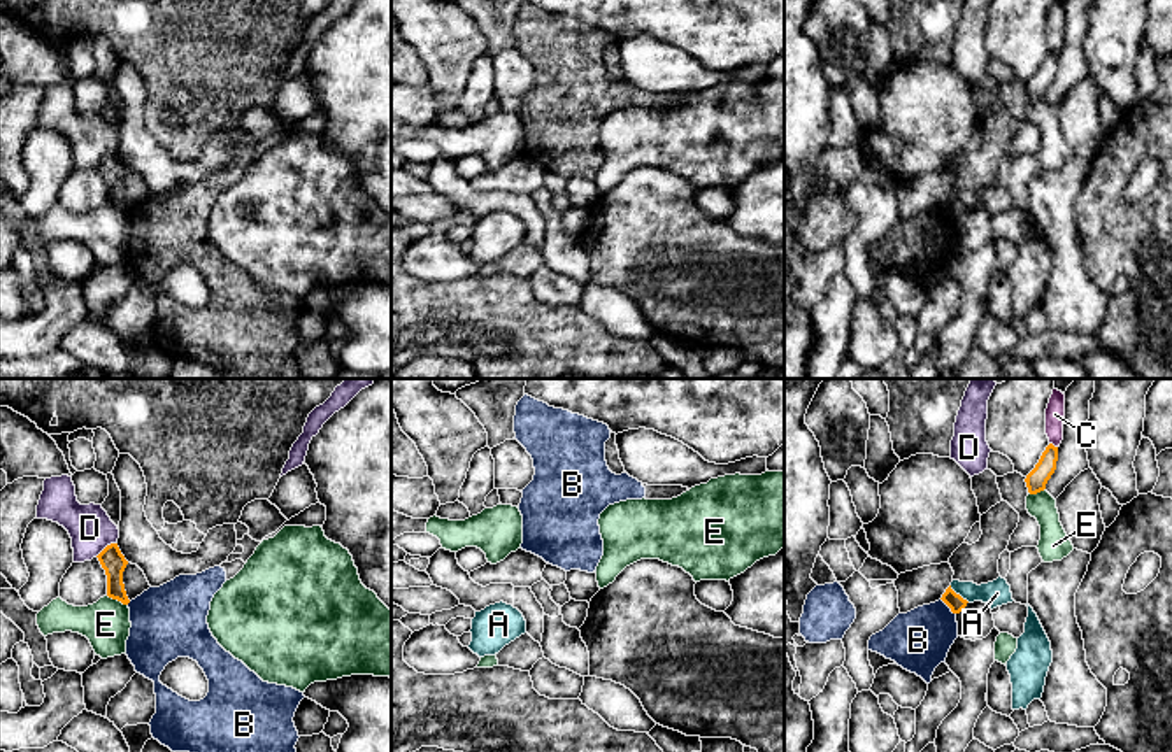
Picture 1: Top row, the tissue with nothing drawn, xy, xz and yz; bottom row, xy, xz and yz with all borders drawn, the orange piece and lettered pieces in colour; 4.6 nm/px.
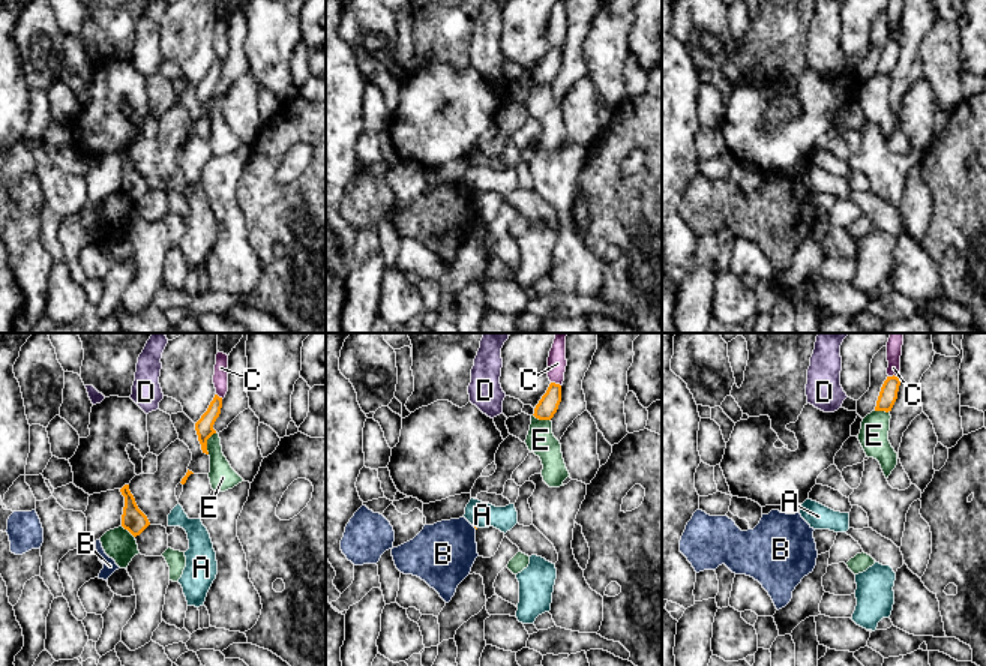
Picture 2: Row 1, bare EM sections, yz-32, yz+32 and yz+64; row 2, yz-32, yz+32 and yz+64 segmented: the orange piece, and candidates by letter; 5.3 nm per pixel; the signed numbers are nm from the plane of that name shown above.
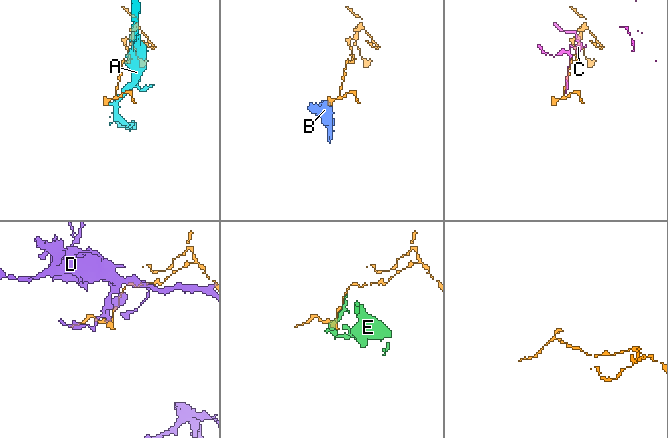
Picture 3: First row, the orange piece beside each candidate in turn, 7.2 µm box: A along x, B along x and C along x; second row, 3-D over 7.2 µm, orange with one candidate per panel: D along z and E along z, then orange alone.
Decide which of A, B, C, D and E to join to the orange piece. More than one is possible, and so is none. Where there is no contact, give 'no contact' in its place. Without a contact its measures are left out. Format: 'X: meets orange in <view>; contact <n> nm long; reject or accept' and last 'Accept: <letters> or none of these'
A: meets orange in yz; contact 120 nm long; reject
B: meets orange in yz; contact 100 nm long; reject
C: meets orange in yz; contact 50 nm long; reject
D: meets orange in xy; contact 120 nm long; reject
E: meets orange in xy; contact 110 nm long; reject
Accept: none of these

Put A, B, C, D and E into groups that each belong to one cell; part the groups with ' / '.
A / B / C / D / E

